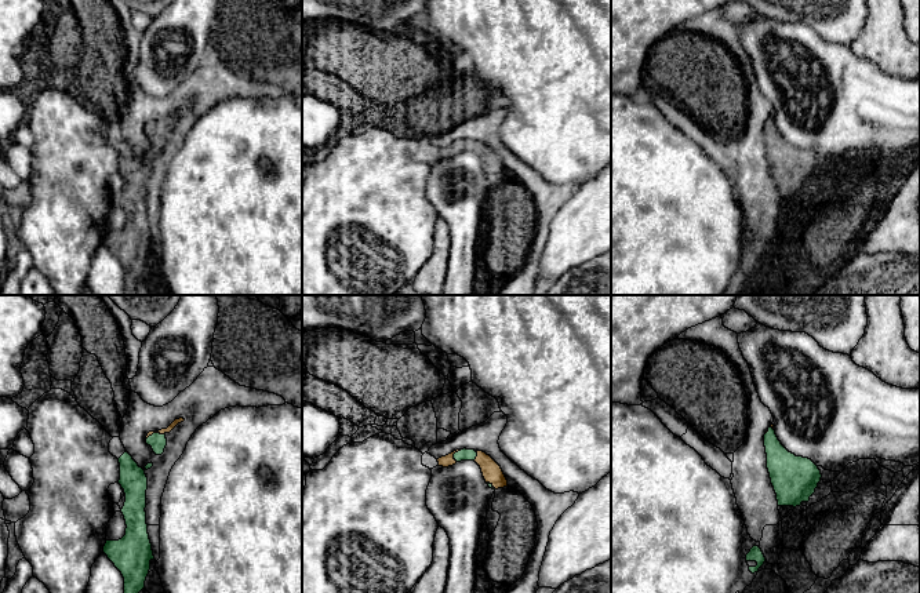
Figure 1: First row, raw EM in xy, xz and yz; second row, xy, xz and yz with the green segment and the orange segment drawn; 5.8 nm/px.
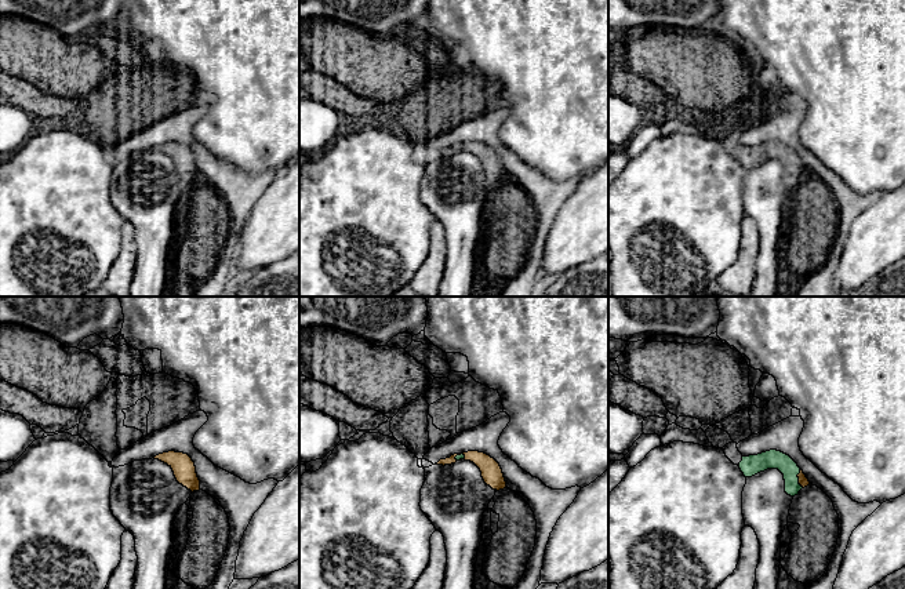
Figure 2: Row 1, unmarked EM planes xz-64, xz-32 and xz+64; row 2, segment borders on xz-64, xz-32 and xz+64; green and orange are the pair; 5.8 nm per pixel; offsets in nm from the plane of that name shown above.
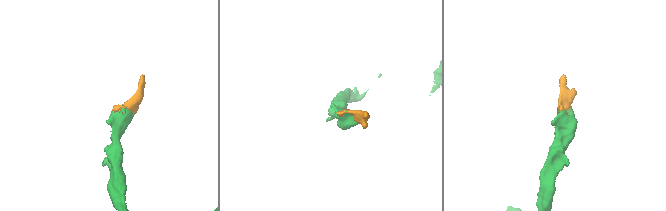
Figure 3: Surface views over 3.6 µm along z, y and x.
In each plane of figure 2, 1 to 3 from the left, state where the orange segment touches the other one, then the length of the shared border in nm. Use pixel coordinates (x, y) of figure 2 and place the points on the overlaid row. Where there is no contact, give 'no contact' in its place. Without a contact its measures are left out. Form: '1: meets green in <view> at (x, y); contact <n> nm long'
1: no contact
2: meets green in xz-32 at (461, 454); contact 70 nm long
3: meets green in xz+64 at (798, 479); contact 110 nm long

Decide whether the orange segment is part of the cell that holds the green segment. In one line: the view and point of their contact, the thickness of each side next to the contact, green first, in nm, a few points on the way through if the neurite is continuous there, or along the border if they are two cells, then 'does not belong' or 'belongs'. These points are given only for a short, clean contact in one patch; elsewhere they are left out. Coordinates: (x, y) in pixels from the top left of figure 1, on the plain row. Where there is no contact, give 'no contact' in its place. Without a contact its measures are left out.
xy (155, 124) | 100/40 nm | across xy (157, 133), (155, 124), (167, 122), (175, 113) | belongs

